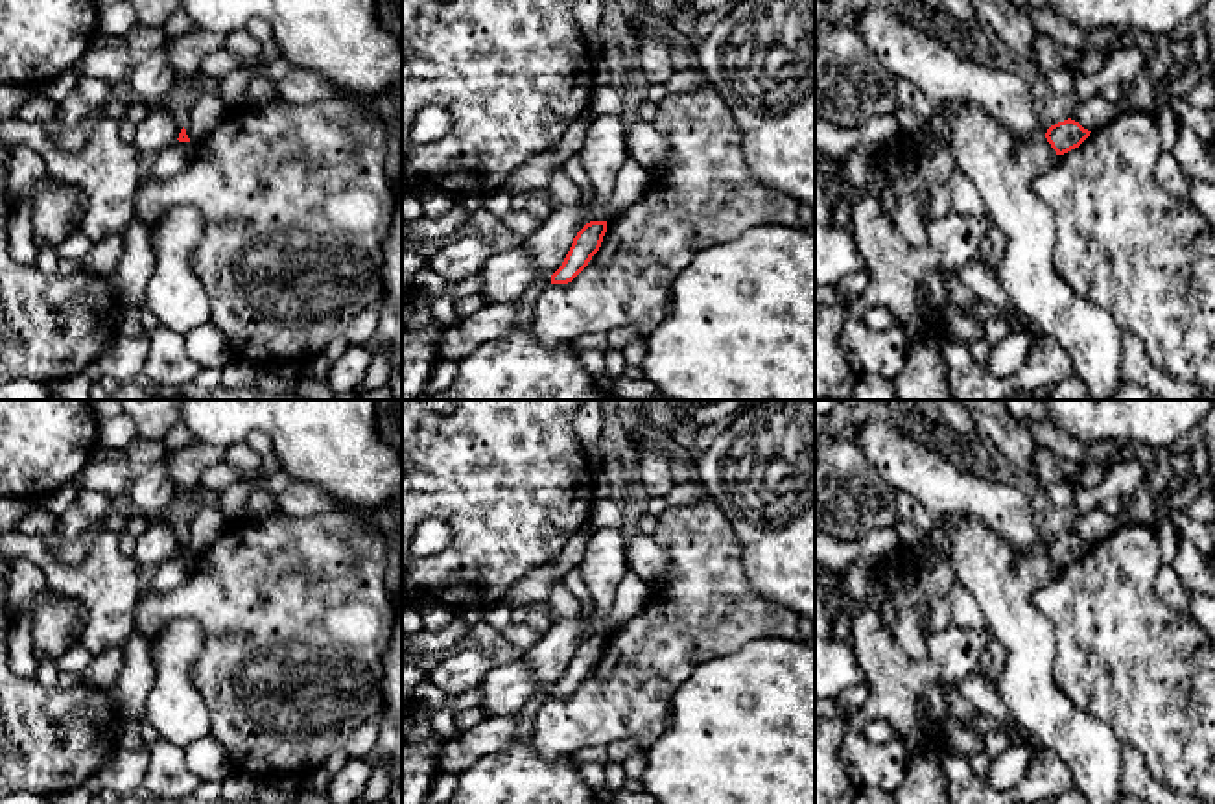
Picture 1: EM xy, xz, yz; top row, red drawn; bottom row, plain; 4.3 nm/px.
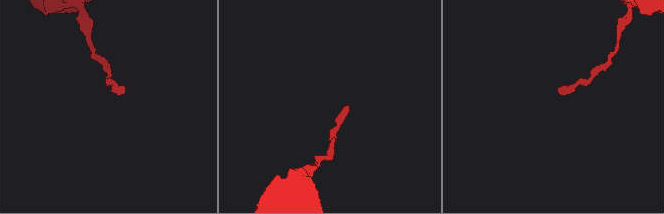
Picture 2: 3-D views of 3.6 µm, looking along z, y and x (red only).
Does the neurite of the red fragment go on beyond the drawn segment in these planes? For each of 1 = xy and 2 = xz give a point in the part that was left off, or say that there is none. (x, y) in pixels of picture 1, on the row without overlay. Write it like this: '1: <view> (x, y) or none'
1: none
2: none

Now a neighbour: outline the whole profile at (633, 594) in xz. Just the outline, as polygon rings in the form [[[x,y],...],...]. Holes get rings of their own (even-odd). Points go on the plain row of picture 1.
[[[629,570],[616,590],[616,599],[607,620],[605,634],[614,634],[625,621],[632,620],[653,597],[653,583]]]

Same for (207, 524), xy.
[[[208,502],[194,505],[184,535],[190,555],[194,559],[201,557],[225,533],[227,527],[229,522],[216,505]]]

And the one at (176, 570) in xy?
[[[177,553],[171,559],[164,561],[162,564],[155,566],[147,573],[147,579],[151,581],[155,590],[175,588],[188,579],[192,566],[194,566],[192,555]]]

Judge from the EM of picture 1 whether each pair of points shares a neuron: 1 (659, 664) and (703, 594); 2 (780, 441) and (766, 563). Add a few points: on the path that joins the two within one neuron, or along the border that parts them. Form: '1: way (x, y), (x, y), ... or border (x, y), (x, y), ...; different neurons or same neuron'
1: way (660, 648), (697, 611); same neuron
2: way (786, 471), (773, 493), (775, 522), (769, 533); same neuron

